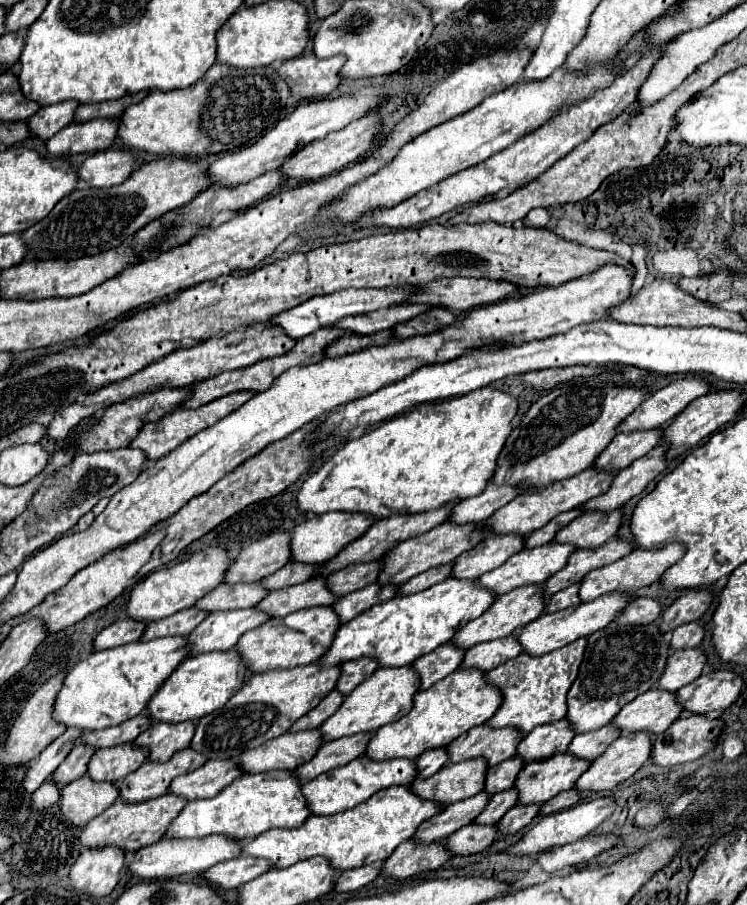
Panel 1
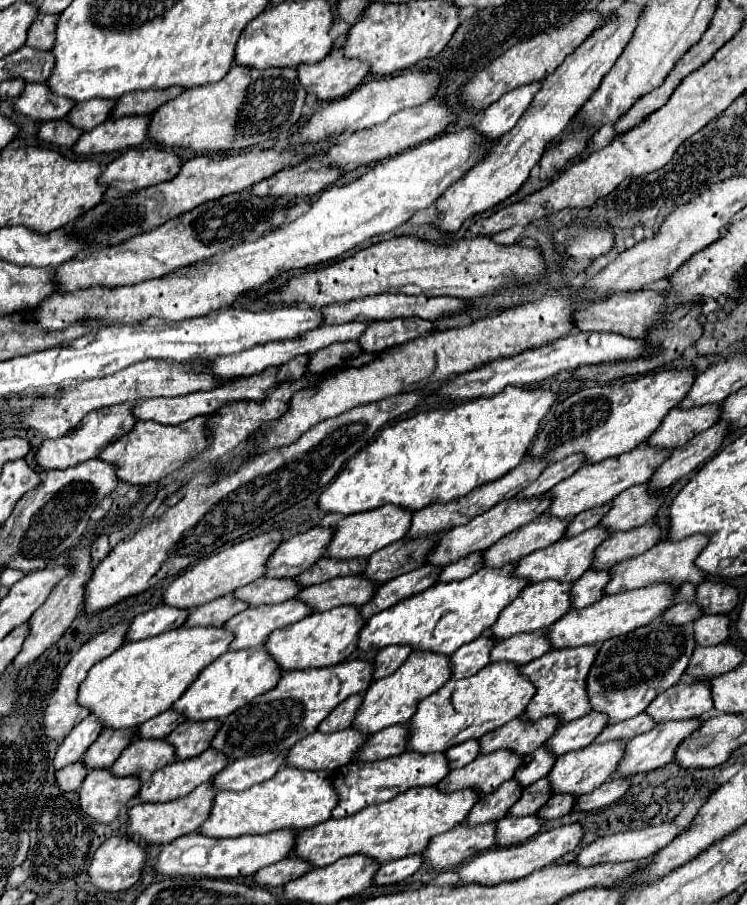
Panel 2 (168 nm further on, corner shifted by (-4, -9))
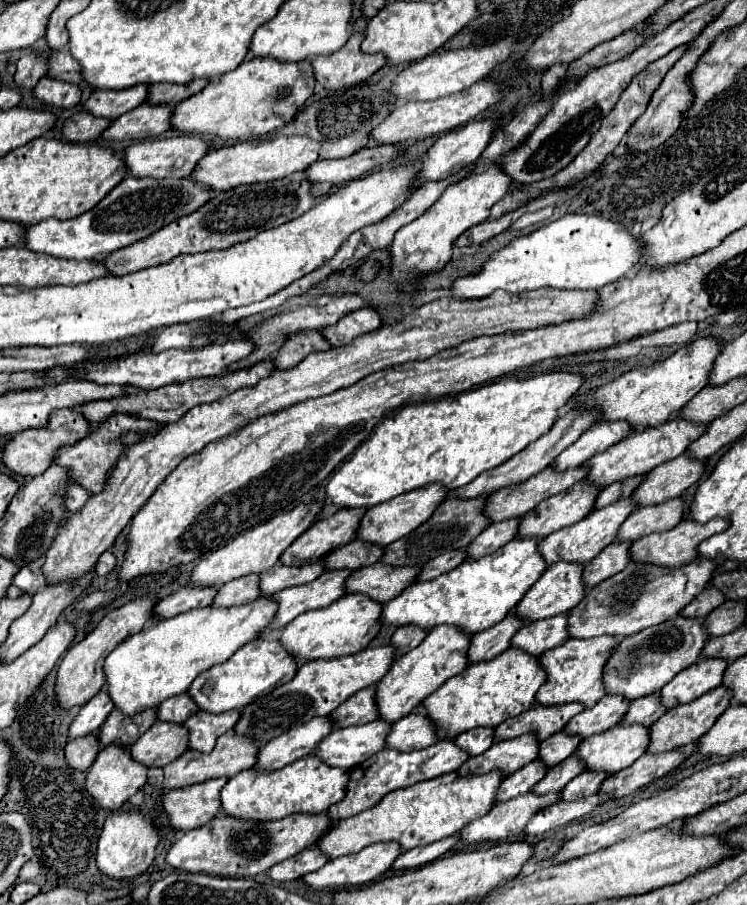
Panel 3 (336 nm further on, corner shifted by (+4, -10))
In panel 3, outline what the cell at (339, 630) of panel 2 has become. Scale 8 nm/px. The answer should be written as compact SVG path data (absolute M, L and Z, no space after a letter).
M343 595L333 605L319 611L303 613L295 617L289 625L281 629L279 643L297 661L313 659L335 659L343 655L353 655L369 645L369 641L379 633L377 617L381 617L381 605L365 595Z

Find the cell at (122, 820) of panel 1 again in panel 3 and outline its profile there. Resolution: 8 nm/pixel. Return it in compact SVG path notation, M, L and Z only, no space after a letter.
M227 777L209 779L185 789L169 791L163 795L163 811L171 829L189 831L205 825L221 811L219 791Z

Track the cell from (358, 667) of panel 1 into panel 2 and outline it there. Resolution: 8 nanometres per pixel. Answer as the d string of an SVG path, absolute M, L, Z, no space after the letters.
M383 648L375 658L375 674L373 680L389 676L393 670L397 670L409 656L409 648Z

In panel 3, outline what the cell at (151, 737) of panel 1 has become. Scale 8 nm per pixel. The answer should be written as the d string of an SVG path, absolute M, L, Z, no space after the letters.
M197 711L193 717L189 717L183 723L183 727L189 729L189 749L209 753L215 741L237 723L237 717L239 717L239 711L229 711L221 715Z

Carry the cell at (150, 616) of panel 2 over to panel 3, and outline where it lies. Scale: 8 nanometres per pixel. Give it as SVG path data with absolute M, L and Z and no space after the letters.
M183 587L177 593L161 599L153 607L153 619L171 619L179 613L187 613L191 609L209 607L217 589L193 589Z

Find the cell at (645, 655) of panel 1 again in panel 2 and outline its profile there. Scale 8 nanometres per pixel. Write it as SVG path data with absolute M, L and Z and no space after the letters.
M655 620L625 636L615 636L603 642L587 678L593 710L605 712L609 724L641 714L657 694L679 682L695 648L697 642L691 626L665 624L665 620Z

